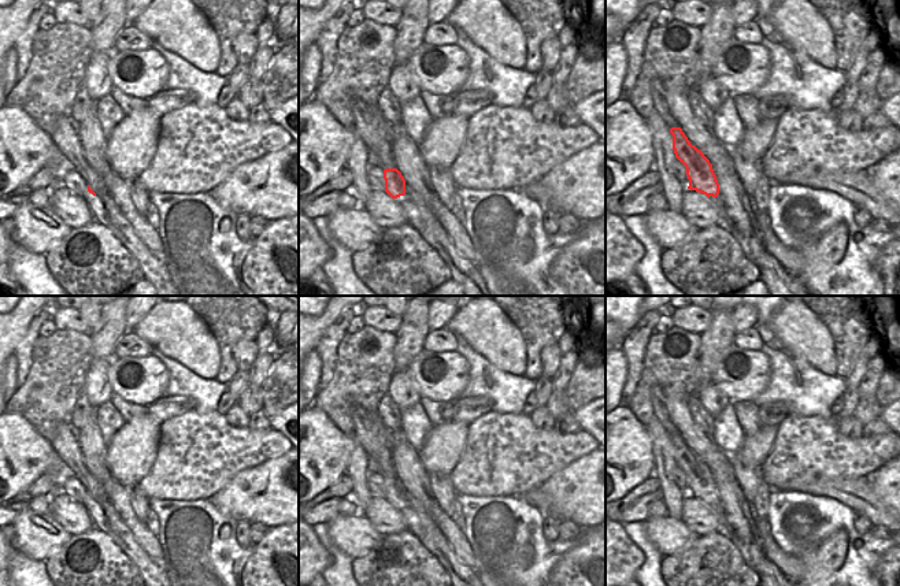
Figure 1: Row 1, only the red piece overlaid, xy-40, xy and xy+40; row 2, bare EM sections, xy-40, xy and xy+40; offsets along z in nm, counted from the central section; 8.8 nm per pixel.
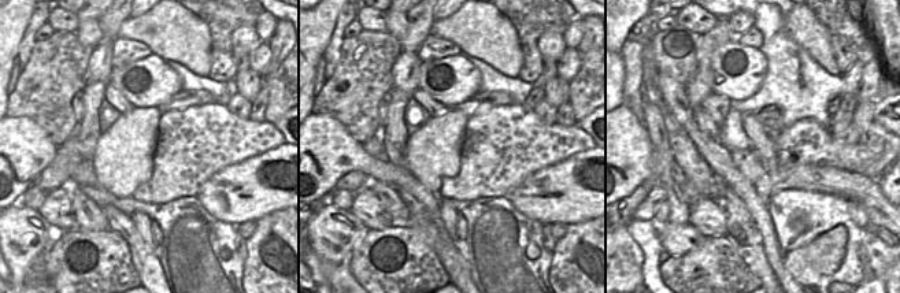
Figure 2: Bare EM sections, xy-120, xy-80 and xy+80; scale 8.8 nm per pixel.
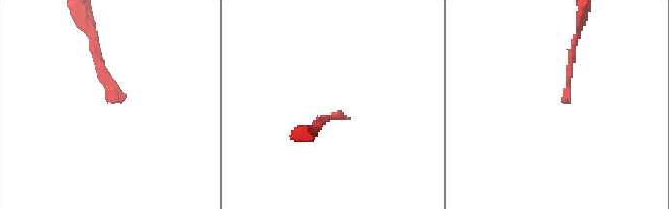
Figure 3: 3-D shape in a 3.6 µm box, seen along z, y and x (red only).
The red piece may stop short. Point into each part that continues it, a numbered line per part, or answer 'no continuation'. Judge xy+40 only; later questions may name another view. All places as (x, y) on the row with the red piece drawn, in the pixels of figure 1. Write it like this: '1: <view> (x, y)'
1: xy+40 (723, 221)

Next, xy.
1: xy (460, 267)

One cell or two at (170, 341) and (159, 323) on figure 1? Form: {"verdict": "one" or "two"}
{"verdict": "one"}

